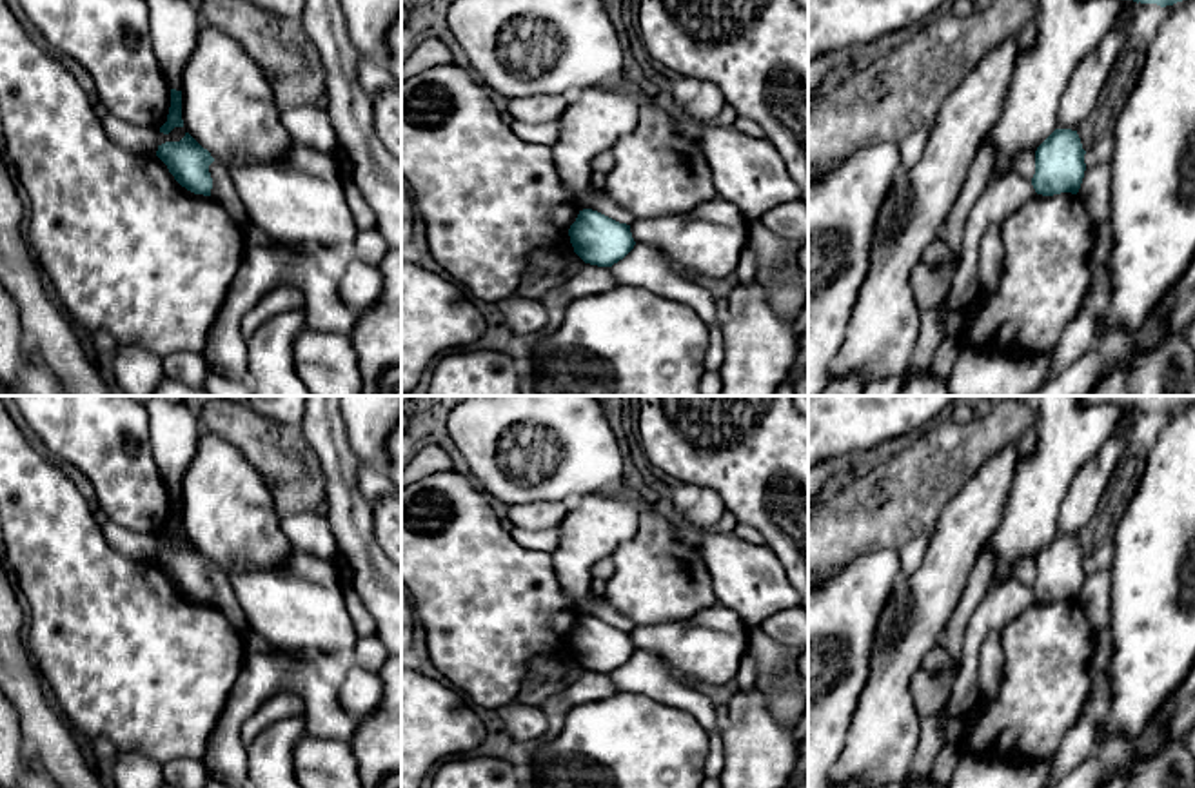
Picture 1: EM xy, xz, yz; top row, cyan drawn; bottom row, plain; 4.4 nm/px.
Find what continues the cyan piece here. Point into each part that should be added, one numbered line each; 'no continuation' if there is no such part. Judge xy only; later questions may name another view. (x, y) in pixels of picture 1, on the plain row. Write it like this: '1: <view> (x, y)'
no continuation

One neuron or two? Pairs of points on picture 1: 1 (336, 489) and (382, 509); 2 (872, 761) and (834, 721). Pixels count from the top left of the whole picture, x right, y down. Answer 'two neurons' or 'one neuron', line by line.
1: two neurons
2: two neurons

